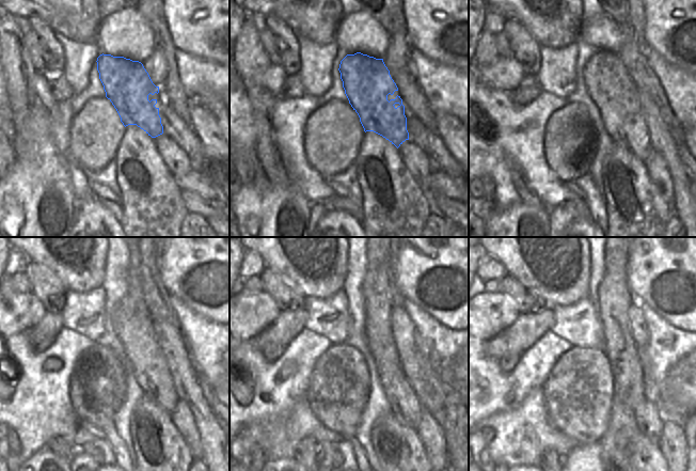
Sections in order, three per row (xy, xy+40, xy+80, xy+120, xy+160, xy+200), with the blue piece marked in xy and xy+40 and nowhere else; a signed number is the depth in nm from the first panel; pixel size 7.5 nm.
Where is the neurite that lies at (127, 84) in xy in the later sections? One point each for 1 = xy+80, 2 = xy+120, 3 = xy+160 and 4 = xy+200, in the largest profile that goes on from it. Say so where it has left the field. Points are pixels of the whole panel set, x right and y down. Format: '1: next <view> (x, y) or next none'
1: next xy+80 (607, 81)
2: next xy+120 (132, 323)
3: next xy+160 (407, 407)
4: next xy+200 (648, 421)

